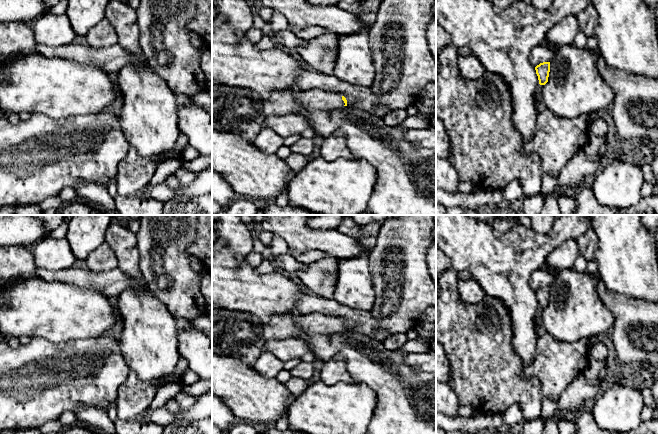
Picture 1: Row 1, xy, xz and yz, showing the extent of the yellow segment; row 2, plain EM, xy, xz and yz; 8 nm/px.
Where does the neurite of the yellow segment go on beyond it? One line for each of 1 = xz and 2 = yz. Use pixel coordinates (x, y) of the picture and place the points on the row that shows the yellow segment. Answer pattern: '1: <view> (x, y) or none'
1: xz (241, 111)
2: none

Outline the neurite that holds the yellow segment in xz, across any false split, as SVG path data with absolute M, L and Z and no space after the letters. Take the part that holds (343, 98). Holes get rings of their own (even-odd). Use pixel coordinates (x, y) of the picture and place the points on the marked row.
M212 84L212 129L235 134L253 144L255 137L265 127L268 116L297 114L299 108L306 110L337 109L347 106L347 100L340 94L320 89L310 89L301 93L276 91L267 100L248 88L236 88L223 84Z

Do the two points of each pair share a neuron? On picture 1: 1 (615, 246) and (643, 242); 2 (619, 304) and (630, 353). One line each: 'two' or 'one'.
1: one
2: one

